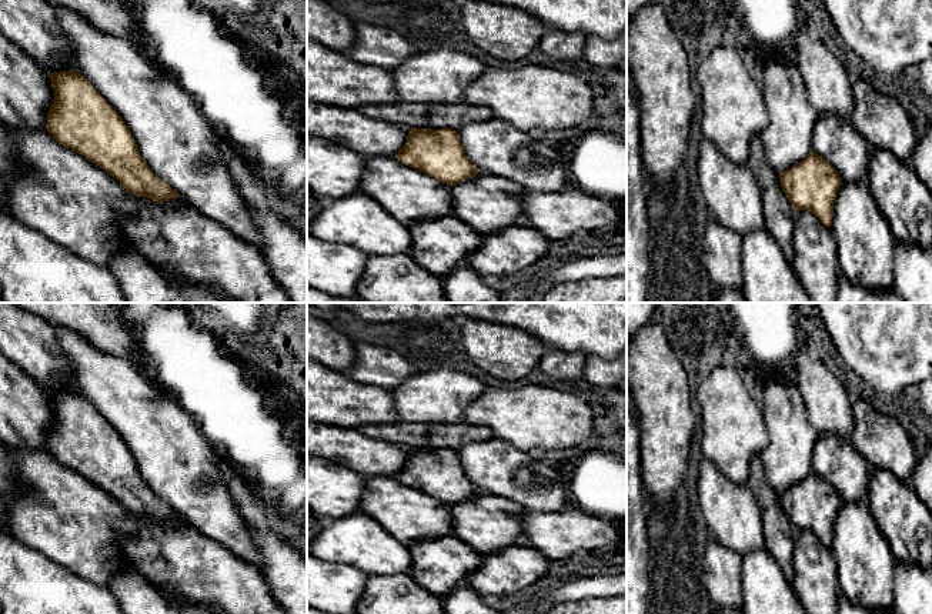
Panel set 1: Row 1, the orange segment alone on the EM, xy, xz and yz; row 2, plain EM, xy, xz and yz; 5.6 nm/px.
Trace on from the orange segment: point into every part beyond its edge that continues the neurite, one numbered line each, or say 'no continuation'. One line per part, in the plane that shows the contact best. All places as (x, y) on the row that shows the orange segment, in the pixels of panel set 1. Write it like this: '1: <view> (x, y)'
no continuation

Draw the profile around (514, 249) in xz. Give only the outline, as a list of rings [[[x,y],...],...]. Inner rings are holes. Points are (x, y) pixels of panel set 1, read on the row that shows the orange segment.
[[[527,224],[481,236],[465,266],[480,276],[508,276],[525,270],[548,253],[549,240]]]

